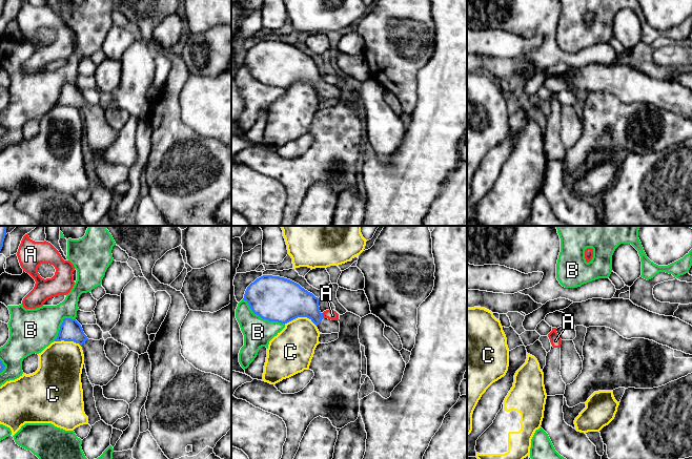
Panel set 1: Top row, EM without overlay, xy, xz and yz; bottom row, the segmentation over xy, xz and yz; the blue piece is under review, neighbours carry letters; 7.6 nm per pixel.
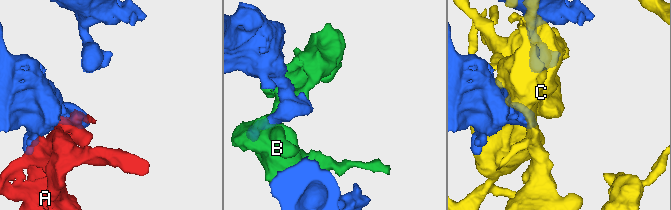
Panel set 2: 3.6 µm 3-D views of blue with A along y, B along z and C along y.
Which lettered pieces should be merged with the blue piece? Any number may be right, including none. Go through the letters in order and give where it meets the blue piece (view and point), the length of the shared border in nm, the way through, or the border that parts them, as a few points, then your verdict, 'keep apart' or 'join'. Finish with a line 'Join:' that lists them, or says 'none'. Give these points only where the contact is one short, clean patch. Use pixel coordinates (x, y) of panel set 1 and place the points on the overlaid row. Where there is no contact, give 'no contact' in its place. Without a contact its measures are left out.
A: contact xz (322, 315); length 50 nm; keep apart
B: contact xz (262, 317); length 380 nm; keep apart
C: contact xz (300, 316); length 240 nm; keep apart
Join: none

